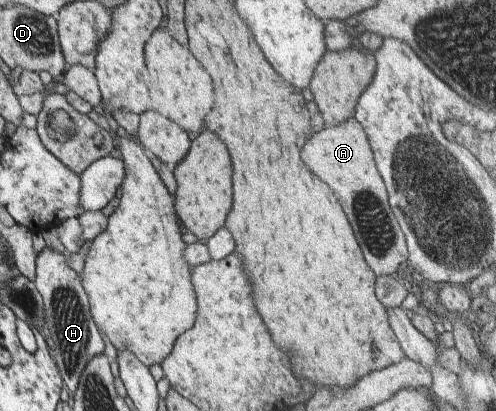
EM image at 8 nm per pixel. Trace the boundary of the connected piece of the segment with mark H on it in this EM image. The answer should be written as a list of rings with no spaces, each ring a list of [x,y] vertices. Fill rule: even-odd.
[[[50,247],[44,249],[36,258],[36,279],[34,283],[44,299],[44,338],[50,355],[56,358],[60,377],[70,395],[76,393],[80,377],[92,357],[104,353],[104,341],[90,313],[88,295],[76,273],[67,263],[67,252],[60,253]]]

